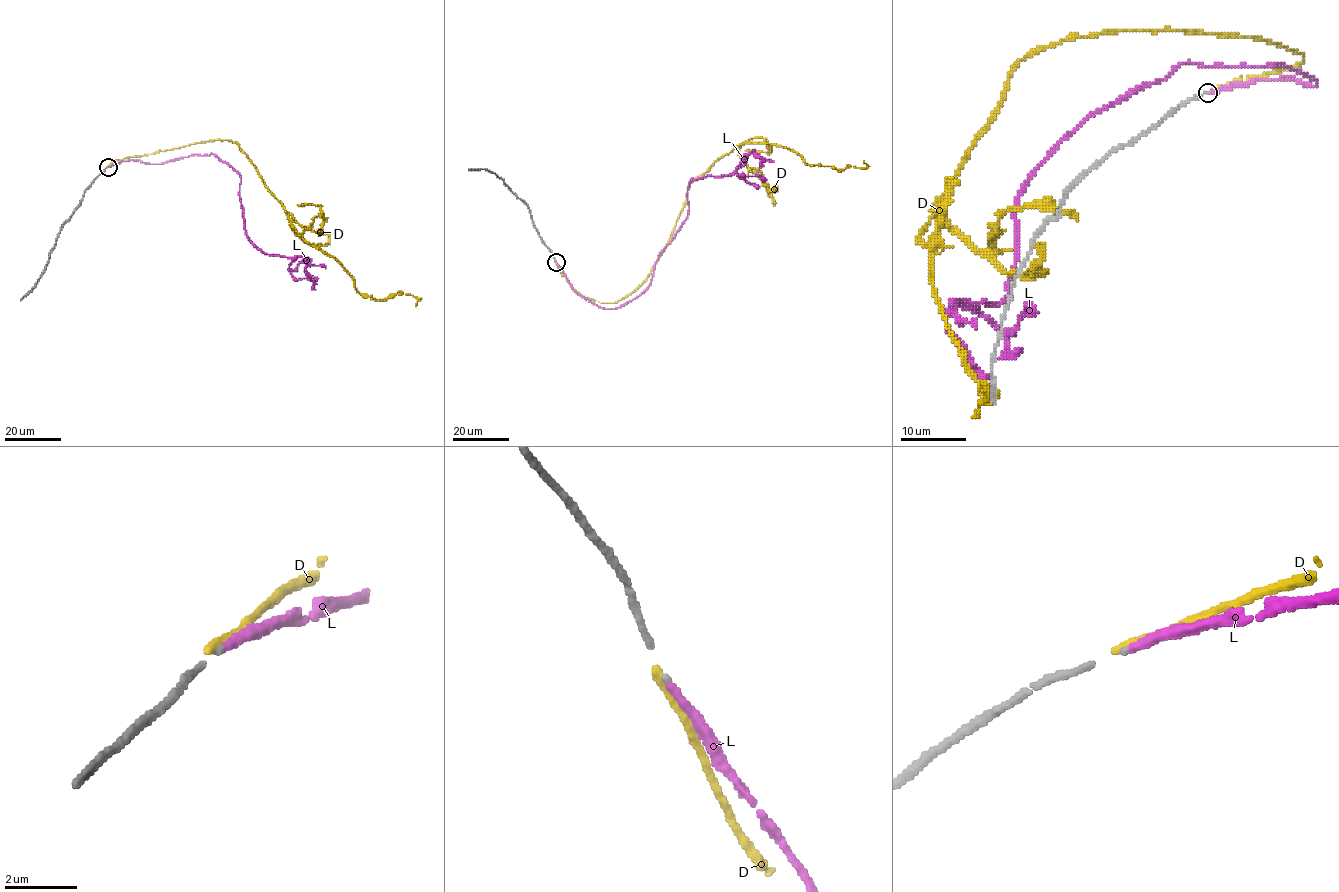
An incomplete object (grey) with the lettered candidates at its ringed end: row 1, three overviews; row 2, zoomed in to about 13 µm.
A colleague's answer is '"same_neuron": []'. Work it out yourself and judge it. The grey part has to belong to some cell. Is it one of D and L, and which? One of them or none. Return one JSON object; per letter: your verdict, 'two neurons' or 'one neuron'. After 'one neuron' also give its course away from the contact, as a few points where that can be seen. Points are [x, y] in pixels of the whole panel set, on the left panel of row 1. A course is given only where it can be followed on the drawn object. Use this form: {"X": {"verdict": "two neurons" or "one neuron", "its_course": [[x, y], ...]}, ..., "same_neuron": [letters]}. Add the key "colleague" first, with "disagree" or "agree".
{"colleague": "disagree", "D": {"verdict": "two neurons"}, "L": {"verdict": "one neuron", "its_course": [[107, 167], [215, 154], [239, 175], [246, 237], [268, 254], [295, 256], [289, 270], [297, 279], [318, 278]]}, "same_neuron": ["L"]}

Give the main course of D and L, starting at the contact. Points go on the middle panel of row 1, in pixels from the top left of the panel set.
D: (555, 261), (582, 295), (612, 303), (646, 278), (688, 187), (736, 146), (771, 143), (837, 169), (863, 161)
L: (555, 261), (586, 300), (620, 307), (685, 219), (690, 180), (742, 161), (739, 175), (766, 180)

